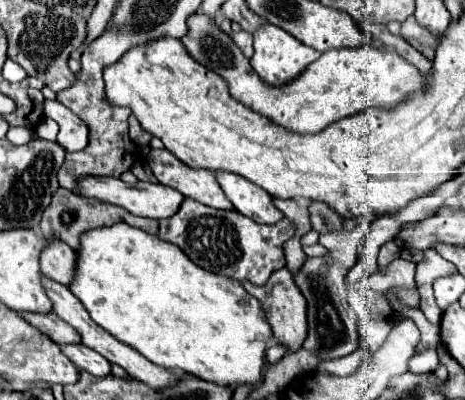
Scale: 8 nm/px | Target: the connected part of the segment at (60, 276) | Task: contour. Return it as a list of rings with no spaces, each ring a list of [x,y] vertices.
[[[47,241],[45,251],[41,253],[41,271],[45,277],[69,287],[73,281],[73,267],[75,265],[75,251],[63,241]]]

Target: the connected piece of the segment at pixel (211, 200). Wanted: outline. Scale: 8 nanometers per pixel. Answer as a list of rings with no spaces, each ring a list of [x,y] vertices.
[[[153,149],[149,155],[149,167],[159,183],[177,189],[185,197],[191,197],[213,209],[233,209],[219,183],[215,181],[215,173],[207,169],[191,169],[185,167],[177,157],[173,157],[167,149]]]

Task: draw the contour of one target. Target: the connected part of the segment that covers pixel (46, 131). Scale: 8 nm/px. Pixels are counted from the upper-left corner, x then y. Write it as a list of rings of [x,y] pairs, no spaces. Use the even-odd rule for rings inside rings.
[[[43,119],[43,121],[37,125],[37,135],[39,135],[41,139],[47,139],[47,141],[55,141],[57,131],[59,131],[59,127],[57,127],[57,123],[55,123],[53,119]]]

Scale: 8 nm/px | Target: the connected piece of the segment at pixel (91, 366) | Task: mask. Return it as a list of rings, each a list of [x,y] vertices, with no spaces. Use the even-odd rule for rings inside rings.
[[[63,345],[61,347],[63,353],[83,371],[89,371],[95,377],[109,377],[111,375],[111,363],[101,357],[99,353],[95,353],[93,349],[85,347],[85,345]]]

